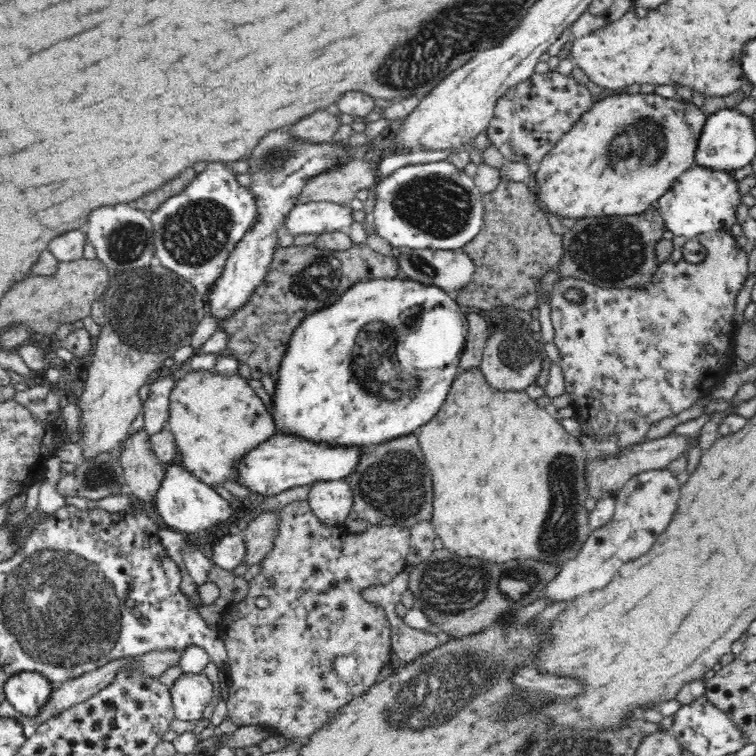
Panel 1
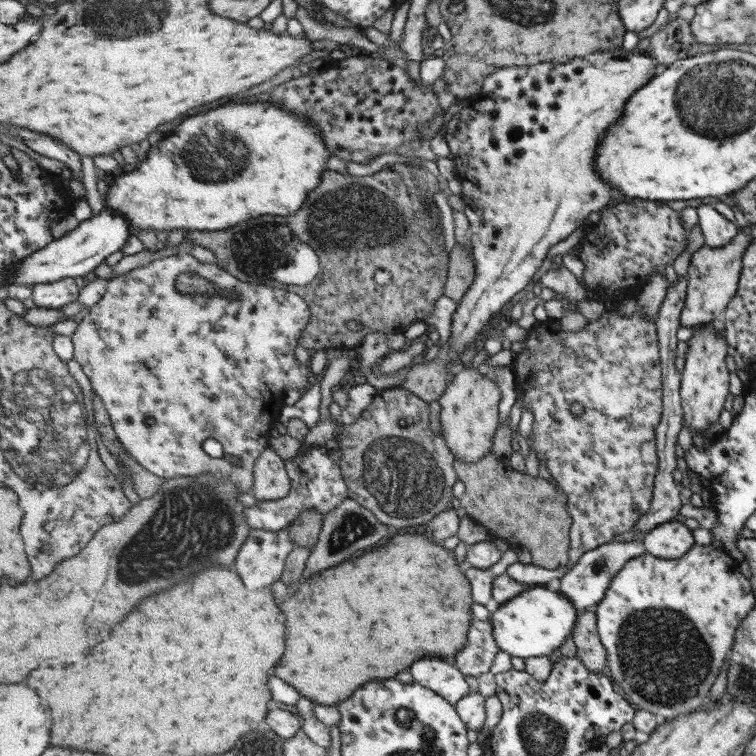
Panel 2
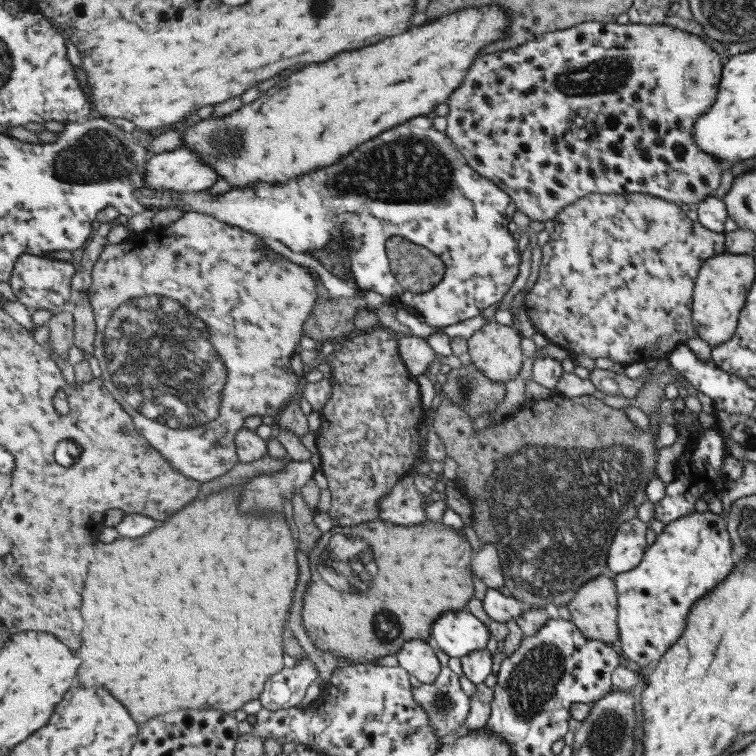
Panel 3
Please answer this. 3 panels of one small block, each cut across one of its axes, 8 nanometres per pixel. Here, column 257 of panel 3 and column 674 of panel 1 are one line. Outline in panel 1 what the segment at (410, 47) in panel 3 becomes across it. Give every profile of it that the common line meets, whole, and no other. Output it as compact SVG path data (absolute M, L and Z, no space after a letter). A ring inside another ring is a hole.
M618 94L608 96L600 102L594 102L594 106L580 116L580 120L552 146L552 150L538 162L534 168L536 182L538 182L538 194L534 196L534 206L542 214L554 214L556 218L578 218L586 220L588 216L602 218L602 216L638 216L640 212L648 208L656 208L656 202L662 194L672 188L672 184L686 174L692 166L696 166L696 148L698 138L702 132L702 126L708 116L702 114L698 106L692 102L680 102L680 100L668 100L656 94ZM640 122L662 122L666 124L666 136L670 138L654 138L648 134L648 124Z

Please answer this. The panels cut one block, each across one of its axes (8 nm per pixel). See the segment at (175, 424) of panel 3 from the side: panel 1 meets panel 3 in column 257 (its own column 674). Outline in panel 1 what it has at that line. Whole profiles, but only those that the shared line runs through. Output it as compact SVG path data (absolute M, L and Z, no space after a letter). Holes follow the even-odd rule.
M720 228L720 230L712 230L708 234L700 234L698 240L700 244L708 250L706 254L706 260L700 262L700 264L692 264L692 262L686 262L684 256L682 256L682 248L684 244L688 242L688 238L684 236L674 236L674 252L670 254L668 262L662 262L658 264L658 270L656 274L652 276L652 280L644 286L644 290L604 290L604 288L598 288L596 284L592 282L586 282L582 278L558 278L556 284L554 284L554 294L550 298L550 308L552 308L552 324L554 324L554 344L558 346L560 350L560 368L564 372L564 382L566 382L566 392L570 394L572 398L572 408L576 410L576 416L578 416L578 422L580 422L580 428L574 430L572 436L578 438L578 442L582 444L584 452L586 452L586 460L588 462L606 462L606 460L612 460L612 458L622 458L628 450L632 450L634 446L640 446L646 440L646 432L648 428L662 420L662 418L668 418L668 416L676 416L688 408L692 408L696 404L696 400L702 400L704 396L710 396L710 392L720 386L722 378L730 376L730 364L732 360L736 358L736 330L734 330L734 310L736 310L736 296L742 292L744 288L744 282L748 280L748 254L744 252L742 246L738 246L736 242L736 236L738 236L738 228L734 230L728 230L728 228ZM568 290L580 290L584 292L584 302L580 304L572 304L570 300L566 300L566 292Z

